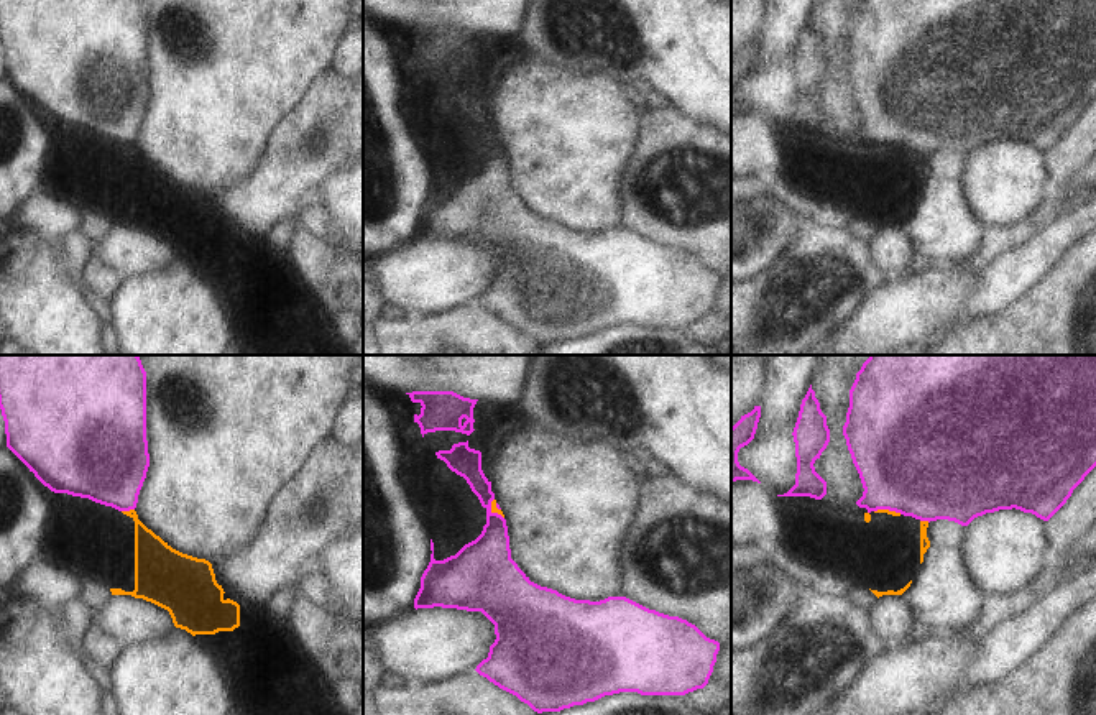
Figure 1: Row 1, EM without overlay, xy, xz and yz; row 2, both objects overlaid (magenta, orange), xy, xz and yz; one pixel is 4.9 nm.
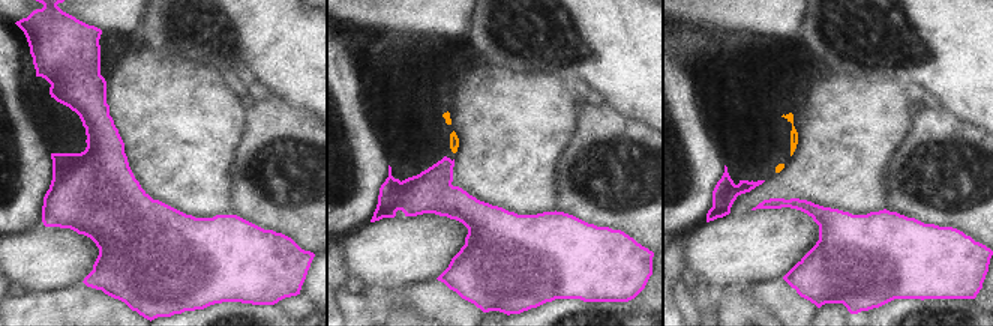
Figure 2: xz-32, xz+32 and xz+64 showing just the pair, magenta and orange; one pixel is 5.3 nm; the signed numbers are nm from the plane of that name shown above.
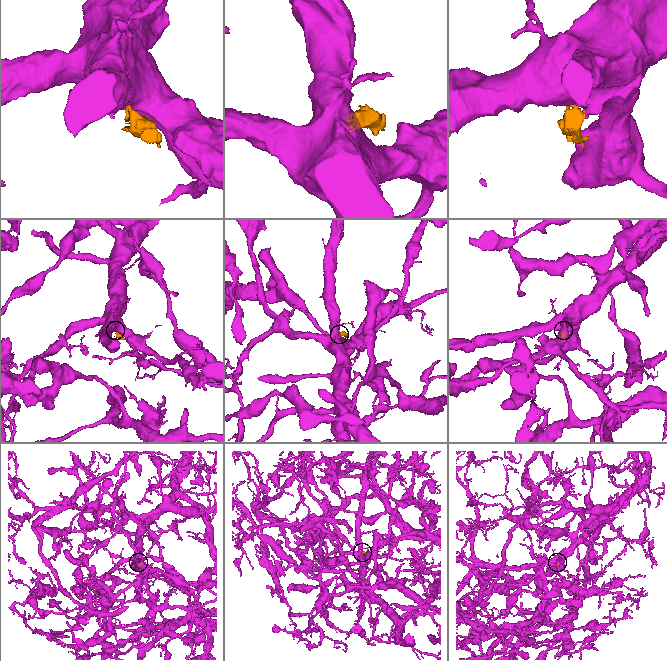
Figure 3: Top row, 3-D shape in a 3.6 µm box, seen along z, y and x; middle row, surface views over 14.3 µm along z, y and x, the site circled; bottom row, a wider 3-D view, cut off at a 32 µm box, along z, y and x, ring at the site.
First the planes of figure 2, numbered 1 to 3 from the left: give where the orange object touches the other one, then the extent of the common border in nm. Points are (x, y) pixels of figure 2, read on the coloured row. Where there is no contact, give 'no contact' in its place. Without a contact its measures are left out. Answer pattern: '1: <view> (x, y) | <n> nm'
1: no contact
2: no contact
3: no contact

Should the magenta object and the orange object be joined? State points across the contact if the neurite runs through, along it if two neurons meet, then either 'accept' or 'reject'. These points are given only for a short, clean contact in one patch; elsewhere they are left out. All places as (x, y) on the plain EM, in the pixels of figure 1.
border xy (133, 140), (122, 143); reject

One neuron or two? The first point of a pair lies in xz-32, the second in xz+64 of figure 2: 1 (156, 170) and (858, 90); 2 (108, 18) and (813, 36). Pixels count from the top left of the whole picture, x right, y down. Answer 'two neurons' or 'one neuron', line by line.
1: one neuron
2: two neurons

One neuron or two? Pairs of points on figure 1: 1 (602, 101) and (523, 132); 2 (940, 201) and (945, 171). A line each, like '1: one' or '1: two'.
1: one
2: two

